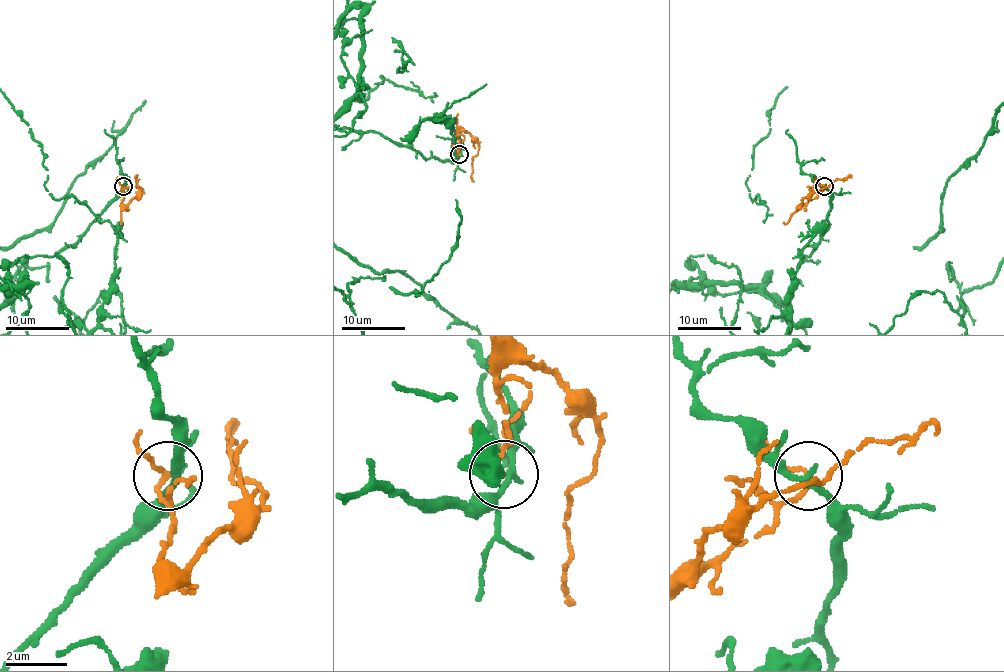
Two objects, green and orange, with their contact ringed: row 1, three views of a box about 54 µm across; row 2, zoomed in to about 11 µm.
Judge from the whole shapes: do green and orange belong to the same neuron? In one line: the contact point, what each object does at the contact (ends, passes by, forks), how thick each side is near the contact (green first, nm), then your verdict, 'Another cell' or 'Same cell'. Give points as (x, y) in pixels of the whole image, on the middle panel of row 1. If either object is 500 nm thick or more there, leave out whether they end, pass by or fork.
Place: (459, 154). At the ring green passes by. At the ring orange passes by. Thickness 200 nm (green) against 140 nm. Another cell

